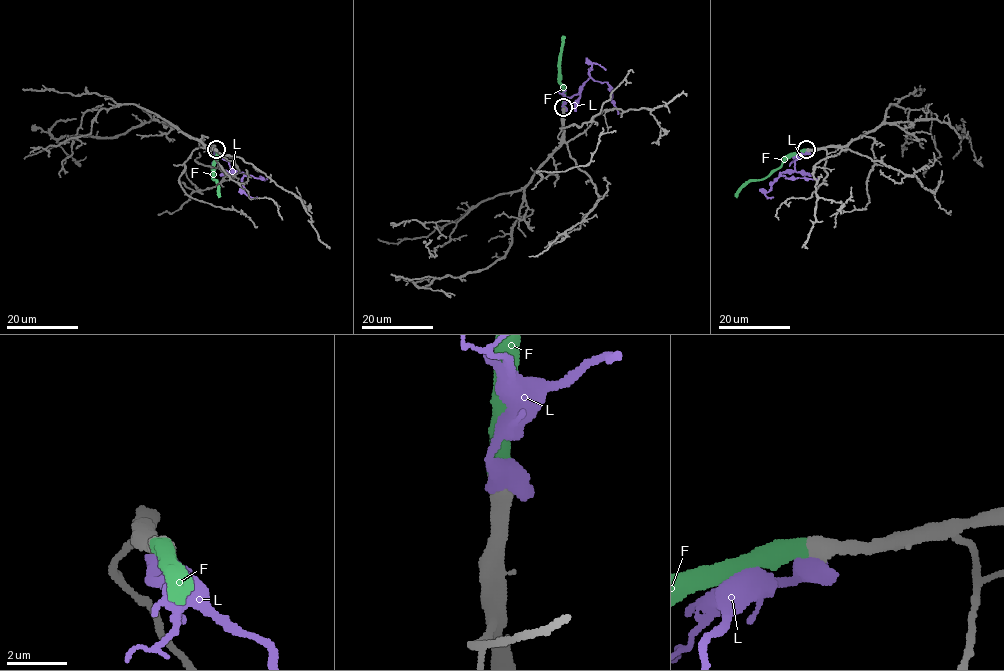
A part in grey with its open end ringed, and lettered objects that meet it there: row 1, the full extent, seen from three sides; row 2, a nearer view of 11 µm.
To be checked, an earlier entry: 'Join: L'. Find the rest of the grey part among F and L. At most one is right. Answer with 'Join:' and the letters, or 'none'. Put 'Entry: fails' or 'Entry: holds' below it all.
Join: F
Entry: fails

